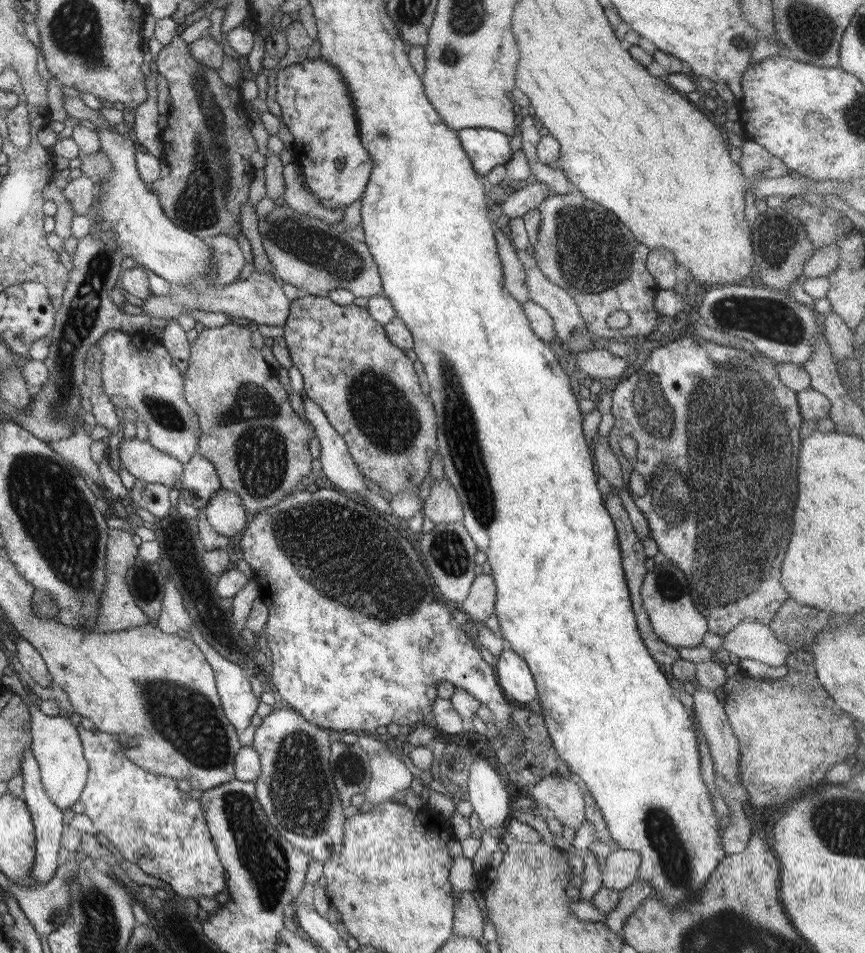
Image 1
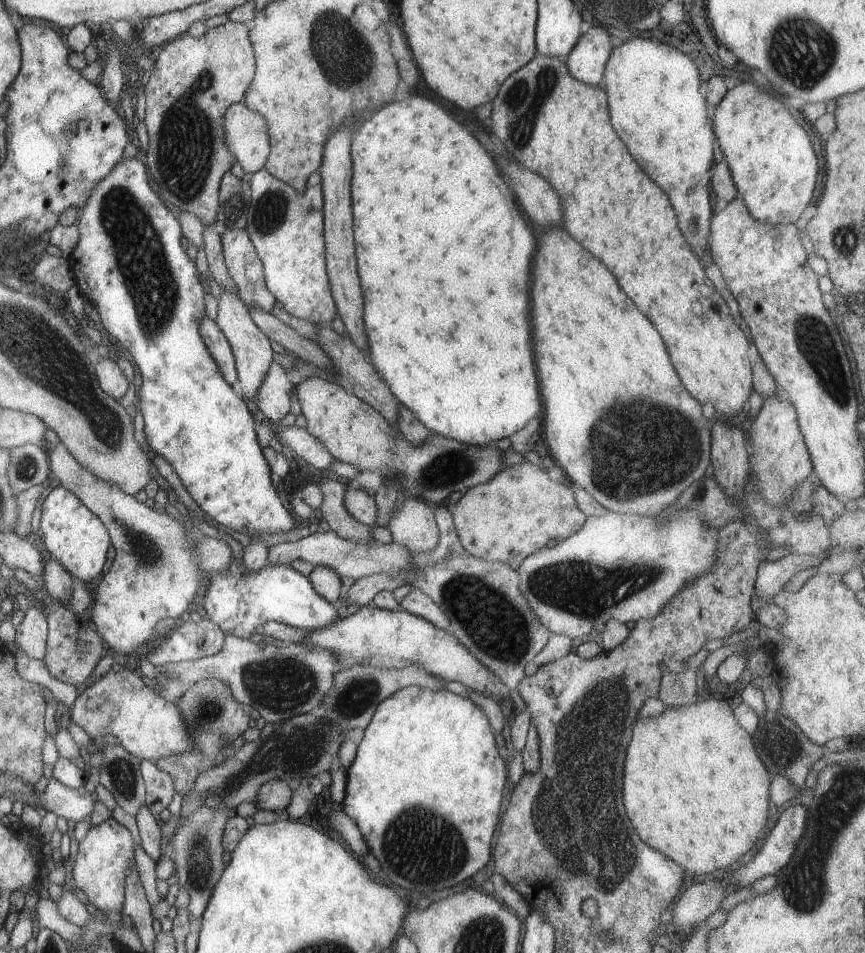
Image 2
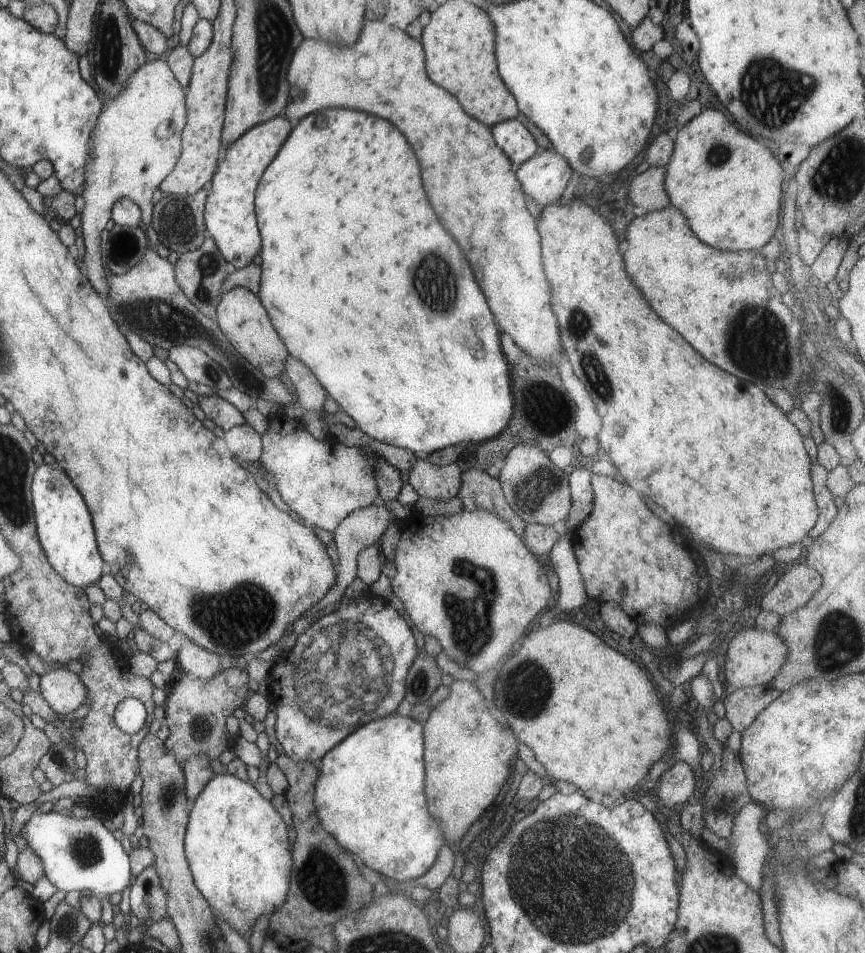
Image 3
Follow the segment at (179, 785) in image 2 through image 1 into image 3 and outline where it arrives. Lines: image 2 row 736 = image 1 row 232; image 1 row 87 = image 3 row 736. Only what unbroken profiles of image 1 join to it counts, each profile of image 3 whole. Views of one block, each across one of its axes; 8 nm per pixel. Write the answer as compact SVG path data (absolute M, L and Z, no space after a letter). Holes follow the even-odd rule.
M225 668L208 680L184 675L179 682L173 682L171 692L164 701L164 716L161 725L167 726L169 736L164 741L165 749L172 752L179 764L187 757L205 754L210 760L229 749L233 738L227 735L224 719L231 715L237 705L243 705L247 694L248 675L239 668Z

